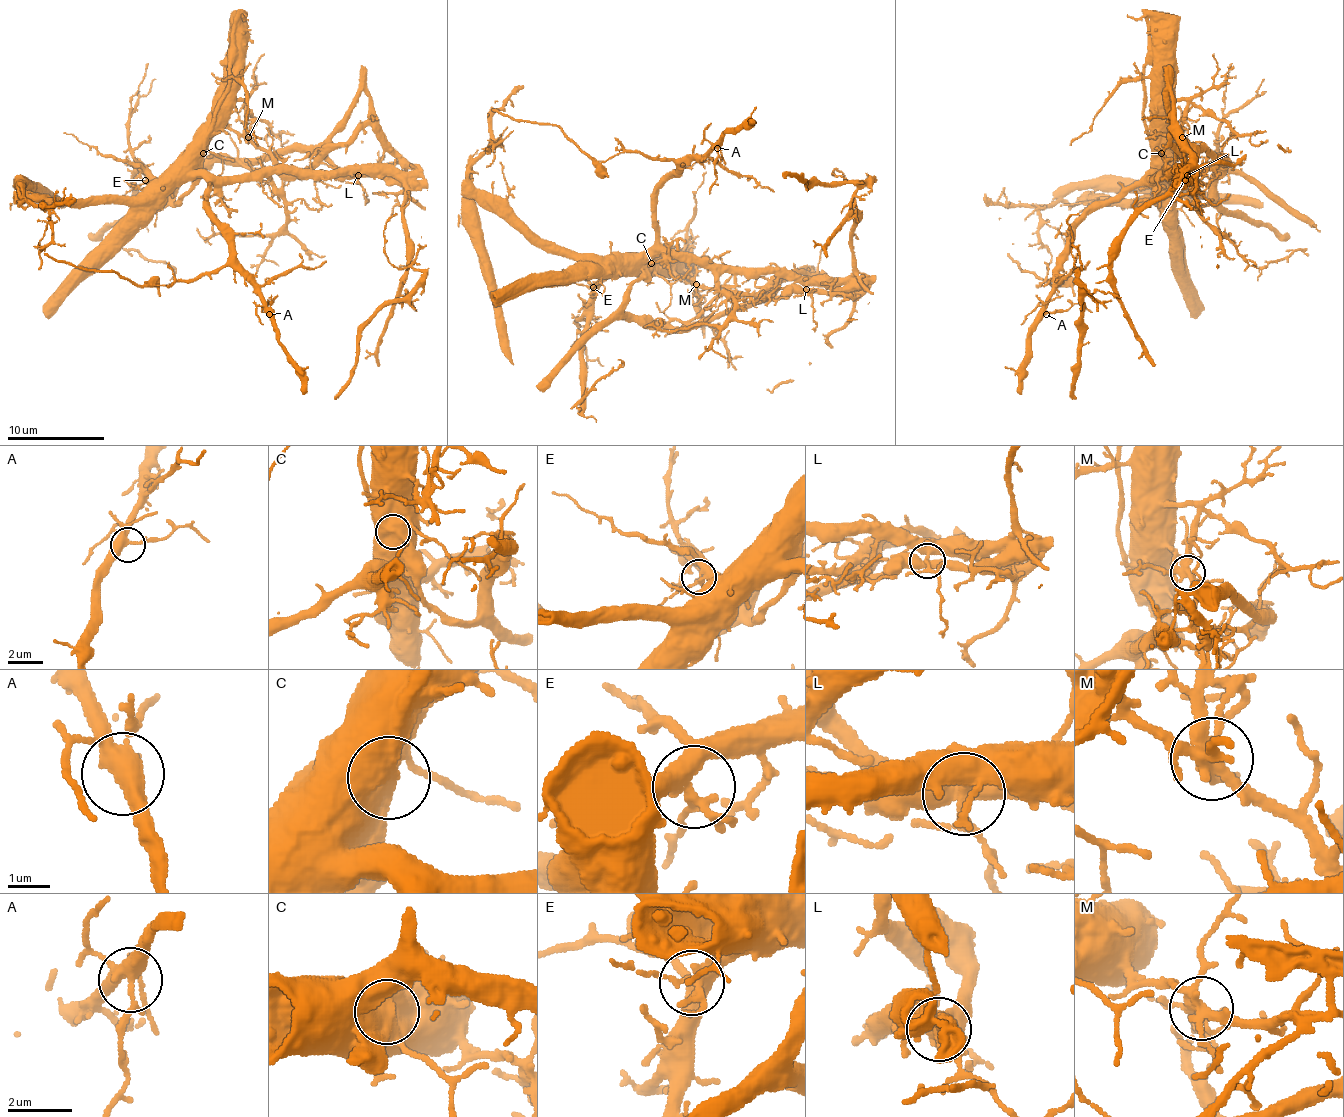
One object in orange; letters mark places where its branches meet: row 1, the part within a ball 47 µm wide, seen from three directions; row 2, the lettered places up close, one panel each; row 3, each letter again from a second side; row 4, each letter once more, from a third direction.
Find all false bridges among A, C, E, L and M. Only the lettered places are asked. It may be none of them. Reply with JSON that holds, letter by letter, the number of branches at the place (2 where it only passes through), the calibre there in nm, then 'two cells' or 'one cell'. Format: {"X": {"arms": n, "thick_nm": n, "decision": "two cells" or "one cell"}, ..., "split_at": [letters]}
{"A": {"arms": 7, "thick_nm": 400, "decision": "one cell"}, "C": {"arms": 1, "thick_nm": 850, "decision": "two cells"}, "E": {"arms": 5, "thick_nm": 320, "decision": "one cell"}, "L": {"arms": 5, "thick_nm": 460, "decision": "two cells"}, "M": {"arms": 7, "thick_nm": 360, "decision": "two cells"}, "split_at": ["C", "L", "M"]}

